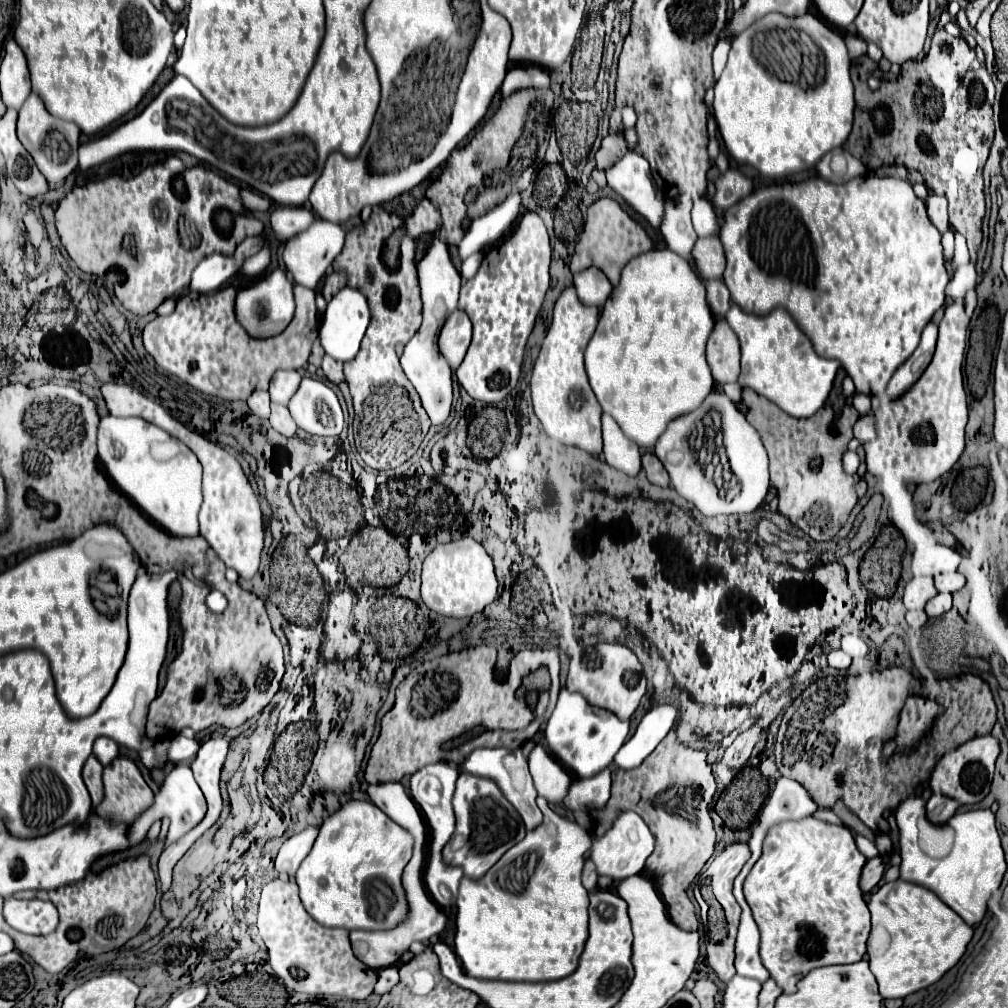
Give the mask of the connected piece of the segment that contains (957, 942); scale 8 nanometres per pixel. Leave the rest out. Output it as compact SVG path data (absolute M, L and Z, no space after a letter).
M903 879L885 883L869 897L871 933L867 955L883 999L907 997L937 983L963 957L973 929L933 891Z

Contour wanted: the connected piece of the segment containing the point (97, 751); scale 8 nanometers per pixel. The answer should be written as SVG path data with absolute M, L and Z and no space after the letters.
M99 737L93 745L93 755L99 759L101 765L107 767L107 763L111 763L115 757L119 757L119 747L117 743L108 737Z

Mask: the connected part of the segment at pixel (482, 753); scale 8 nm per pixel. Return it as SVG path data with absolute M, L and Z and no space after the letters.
M501 747L499 749L475 749L463 763L461 763L461 773L471 773L471 775L479 775L479 777L489 777L493 779L507 801L519 811L521 819L525 821L525 827L527 831L533 831L535 827L541 825L543 821L543 815L535 803L537 799L537 791L533 787L533 779L531 779L531 773L529 773L529 767L527 767L527 759L525 755L521 753L521 749L515 749L515 751L509 751L509 749L503 749L503 759L501 759Z

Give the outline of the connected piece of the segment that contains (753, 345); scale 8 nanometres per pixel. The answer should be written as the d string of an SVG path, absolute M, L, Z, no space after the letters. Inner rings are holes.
M705 281L707 302L715 317L727 315L731 329L737 333L741 343L741 375L739 385L749 387L755 393L767 397L779 405L791 417L811 417L815 415L829 397L833 387L839 361L819 357L811 341L803 335L797 323L785 309L773 309L765 317L743 313L728 297L728 289L723 281Z

